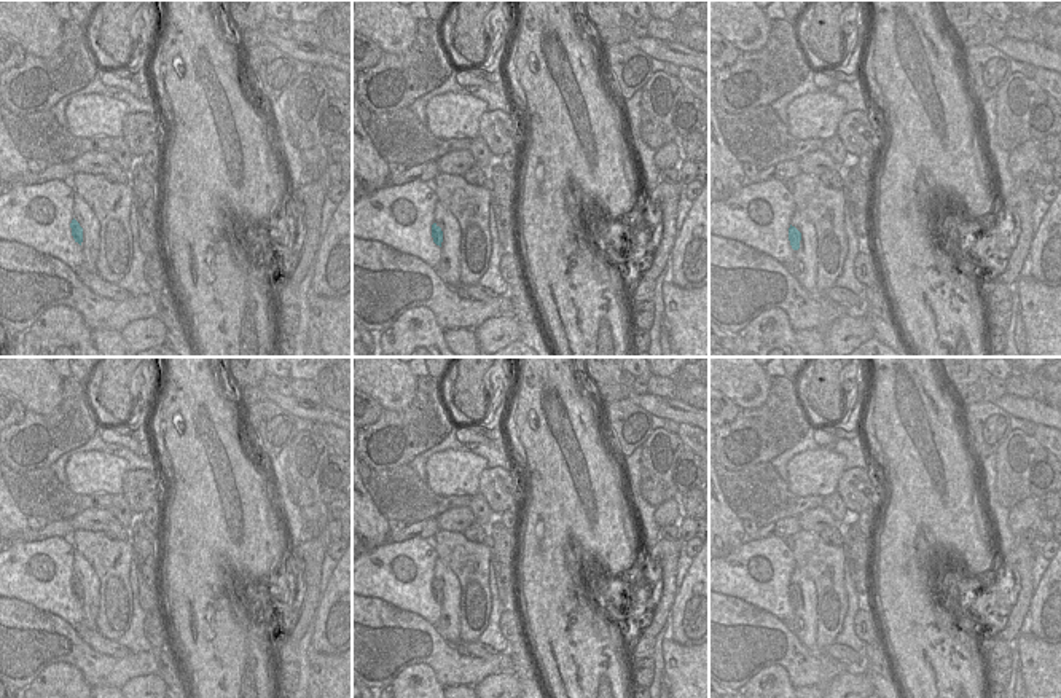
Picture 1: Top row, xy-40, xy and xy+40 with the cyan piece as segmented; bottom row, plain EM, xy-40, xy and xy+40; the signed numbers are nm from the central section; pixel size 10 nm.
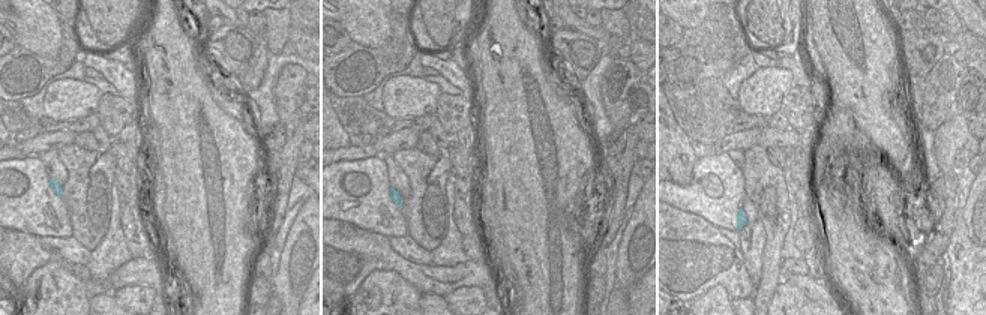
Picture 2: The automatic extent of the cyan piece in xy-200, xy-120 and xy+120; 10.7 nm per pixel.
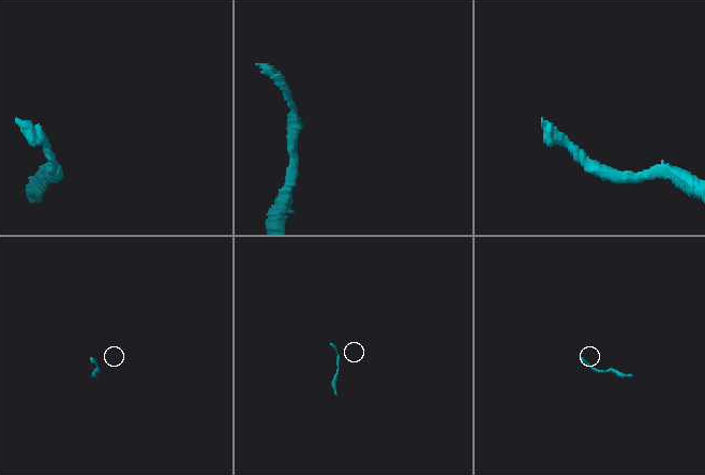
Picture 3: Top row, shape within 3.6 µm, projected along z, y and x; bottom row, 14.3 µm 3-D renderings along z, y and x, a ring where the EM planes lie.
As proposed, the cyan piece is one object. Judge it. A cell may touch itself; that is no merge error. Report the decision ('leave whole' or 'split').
leave whole

